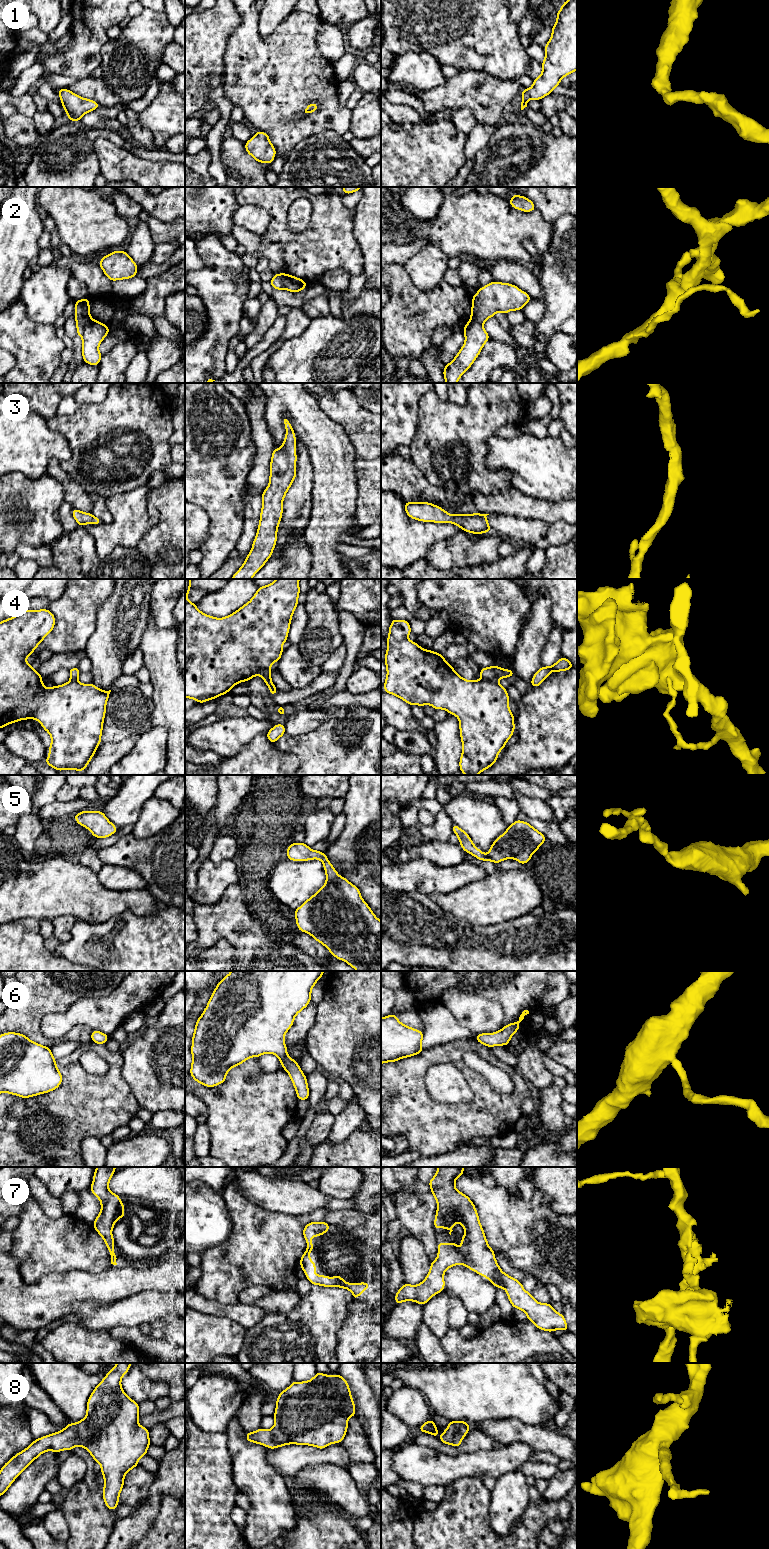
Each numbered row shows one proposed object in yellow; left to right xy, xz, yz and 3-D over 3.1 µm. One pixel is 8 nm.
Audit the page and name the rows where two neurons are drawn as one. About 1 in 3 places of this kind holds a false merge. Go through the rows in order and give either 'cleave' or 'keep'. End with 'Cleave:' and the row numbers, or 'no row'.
1: keep
2: cleave
3: keep
4: cleave
5: keep
6: keep
7: keep
8: keep
Cleave: 2, 4

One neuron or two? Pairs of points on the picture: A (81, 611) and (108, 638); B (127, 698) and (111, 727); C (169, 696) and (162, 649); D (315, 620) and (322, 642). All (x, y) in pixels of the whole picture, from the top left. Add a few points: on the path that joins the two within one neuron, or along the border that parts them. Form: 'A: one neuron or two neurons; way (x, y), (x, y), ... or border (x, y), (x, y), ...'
A: two neurons; border (102, 603), (97, 611), (96, 628), (86, 647)
B: one neuron; way (127, 705), (127, 711), (118, 720)
C: one neuron; way (168, 684), (162, 661)
D: one neuron; way (320, 625), (322, 627), (322, 637)

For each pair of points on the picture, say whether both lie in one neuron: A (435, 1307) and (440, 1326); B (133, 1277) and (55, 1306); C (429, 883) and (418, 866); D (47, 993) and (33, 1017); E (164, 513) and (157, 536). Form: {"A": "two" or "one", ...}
{"A": "one", "B": "one", "C": "one", "D": "one", "E": "one"}

